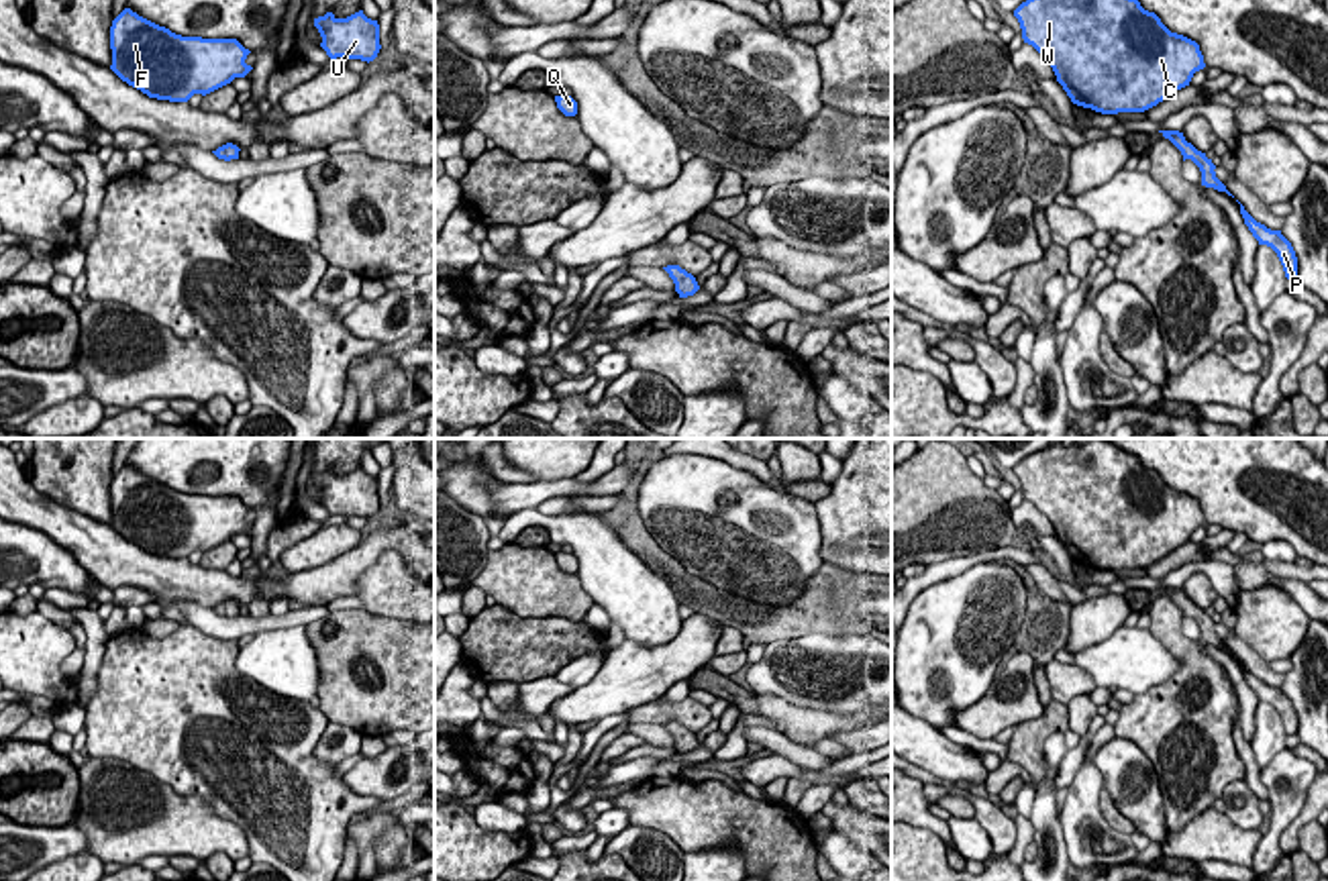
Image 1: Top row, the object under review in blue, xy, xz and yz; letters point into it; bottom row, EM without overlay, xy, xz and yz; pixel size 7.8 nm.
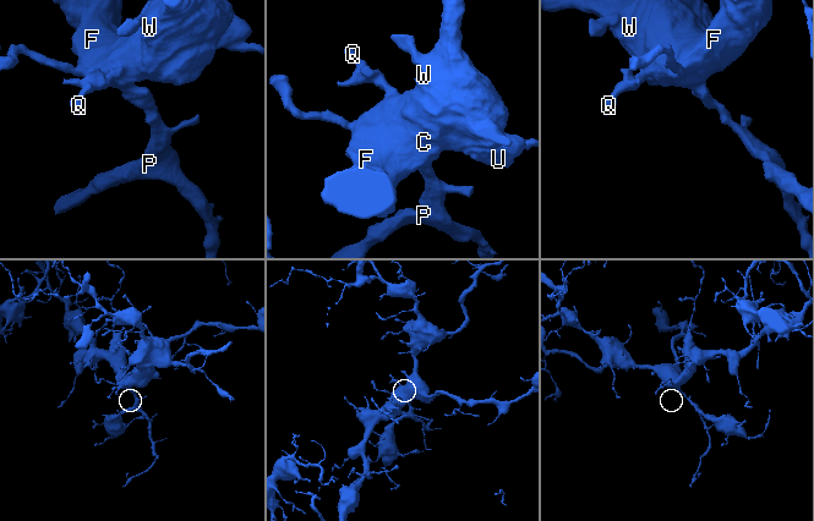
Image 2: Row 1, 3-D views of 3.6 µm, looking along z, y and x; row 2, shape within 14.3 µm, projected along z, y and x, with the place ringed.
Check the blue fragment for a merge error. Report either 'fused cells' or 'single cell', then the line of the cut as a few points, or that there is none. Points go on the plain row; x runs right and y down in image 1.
single cell; no cut

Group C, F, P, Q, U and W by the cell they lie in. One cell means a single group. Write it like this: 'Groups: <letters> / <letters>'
Groups: C F P Q U W

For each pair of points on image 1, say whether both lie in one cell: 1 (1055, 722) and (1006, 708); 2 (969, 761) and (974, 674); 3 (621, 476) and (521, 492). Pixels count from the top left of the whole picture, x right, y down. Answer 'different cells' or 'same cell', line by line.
1: different cells
2: different cells
3: same cell

